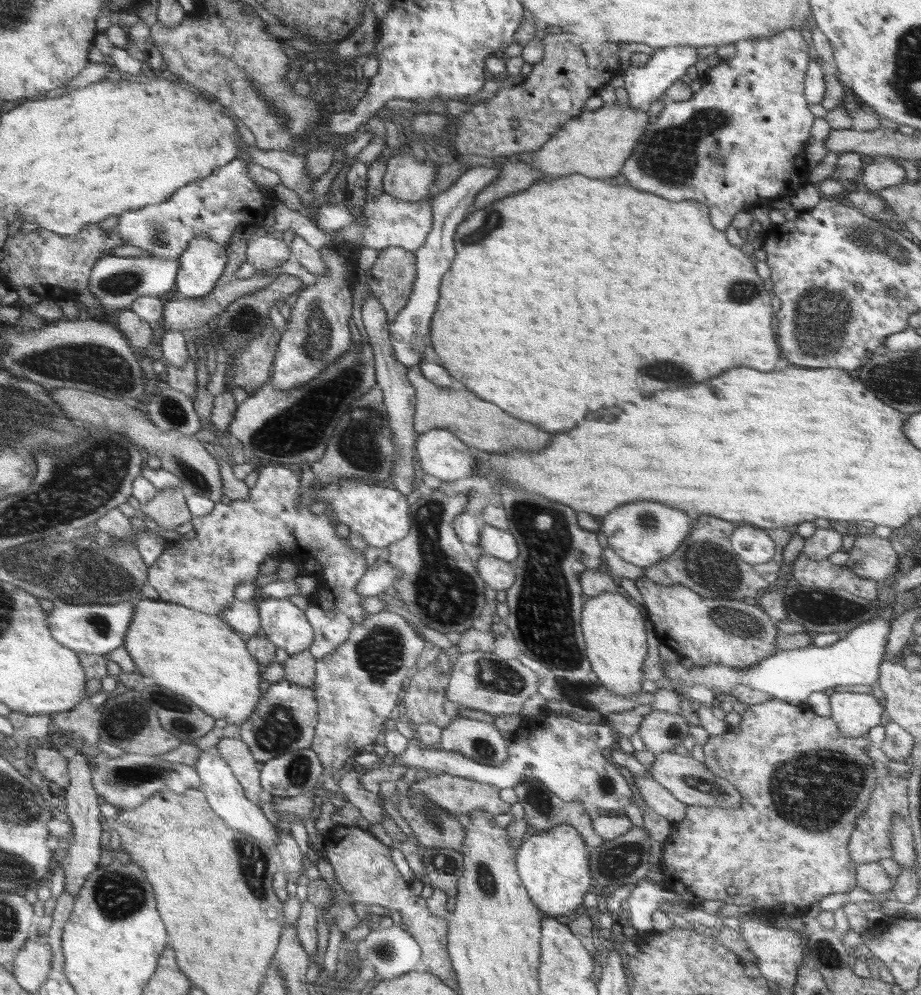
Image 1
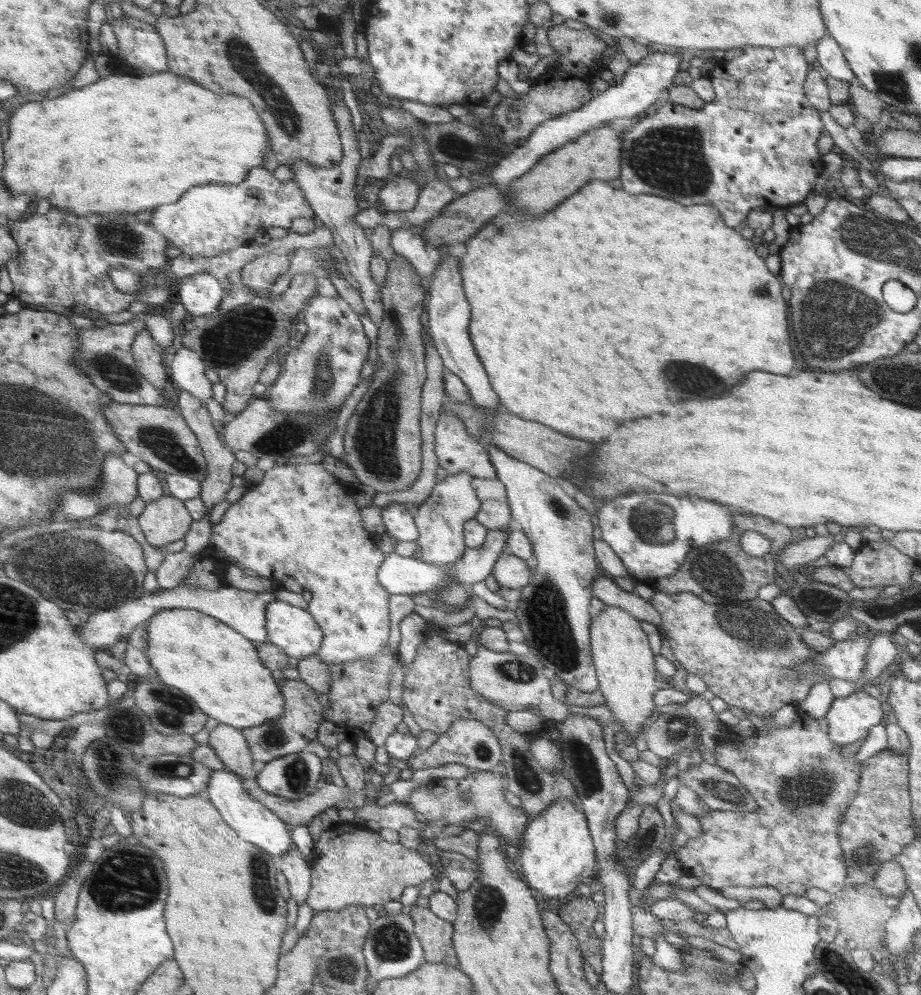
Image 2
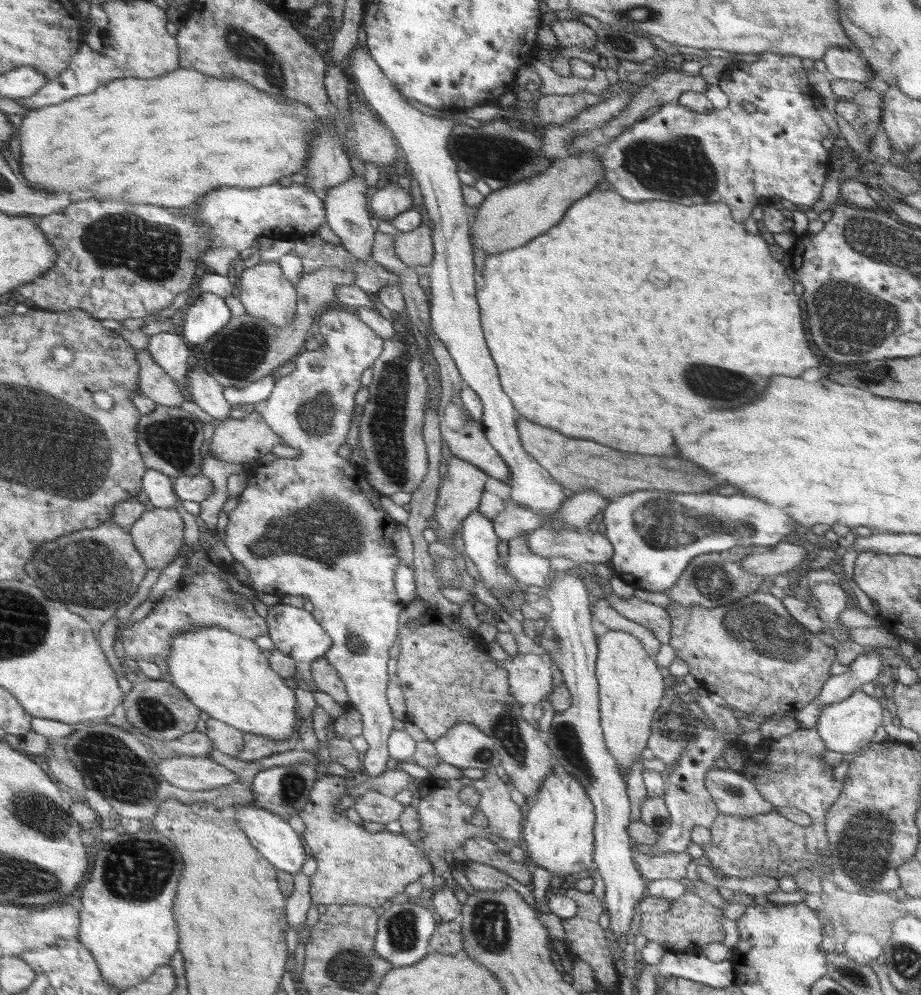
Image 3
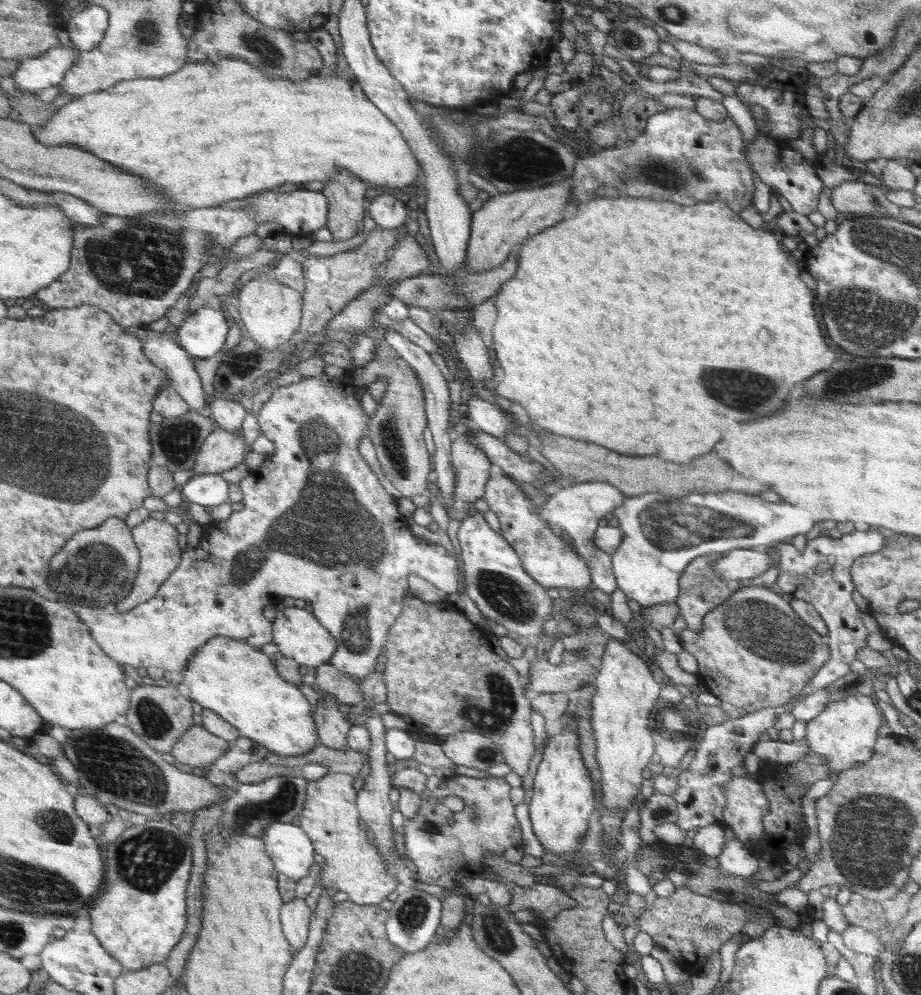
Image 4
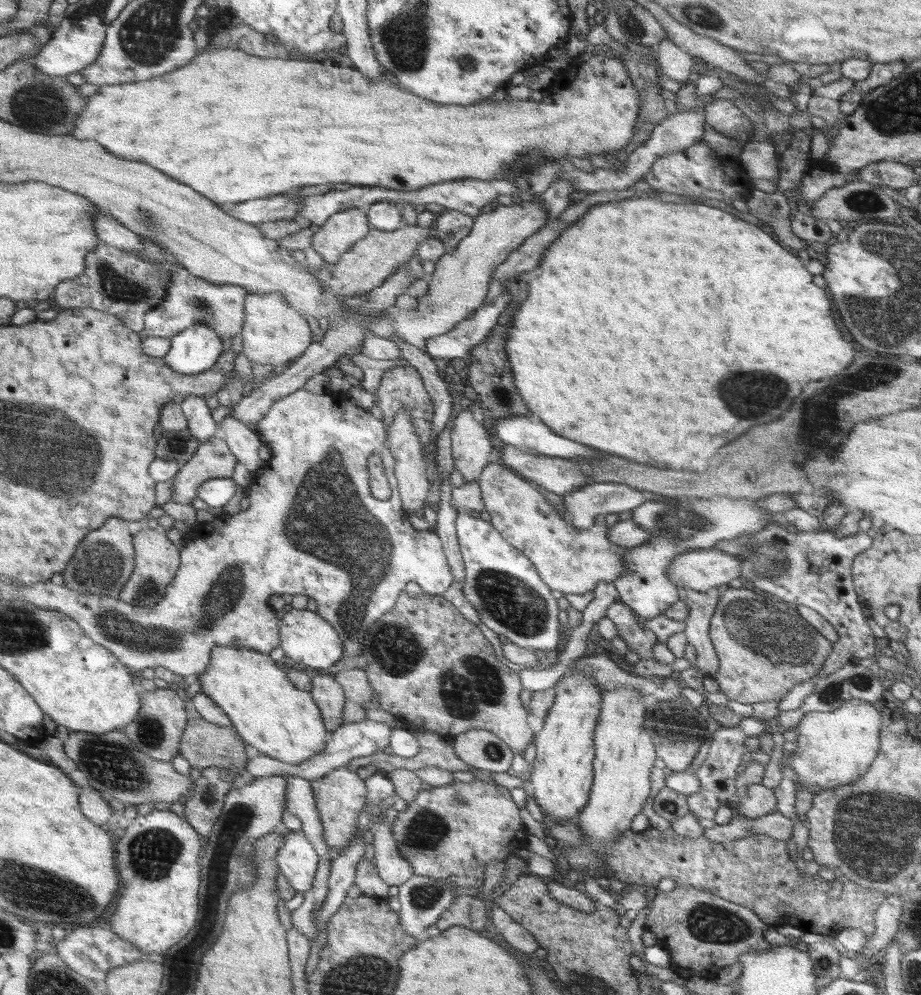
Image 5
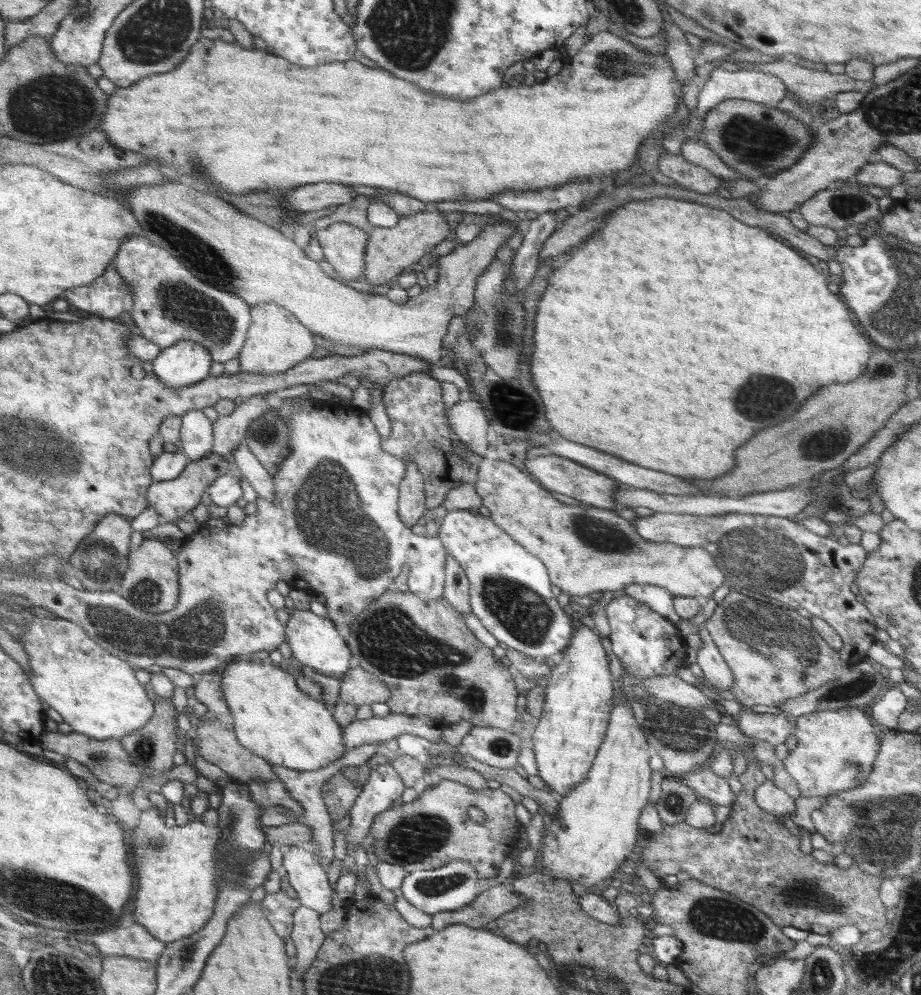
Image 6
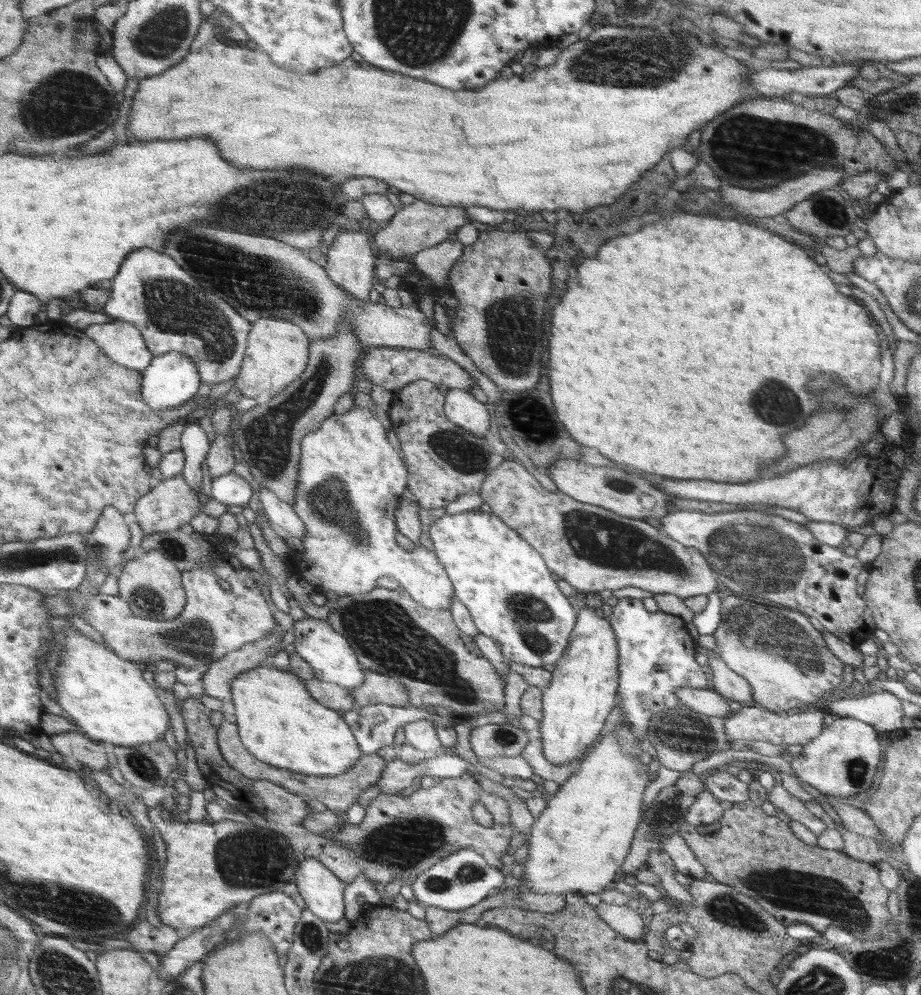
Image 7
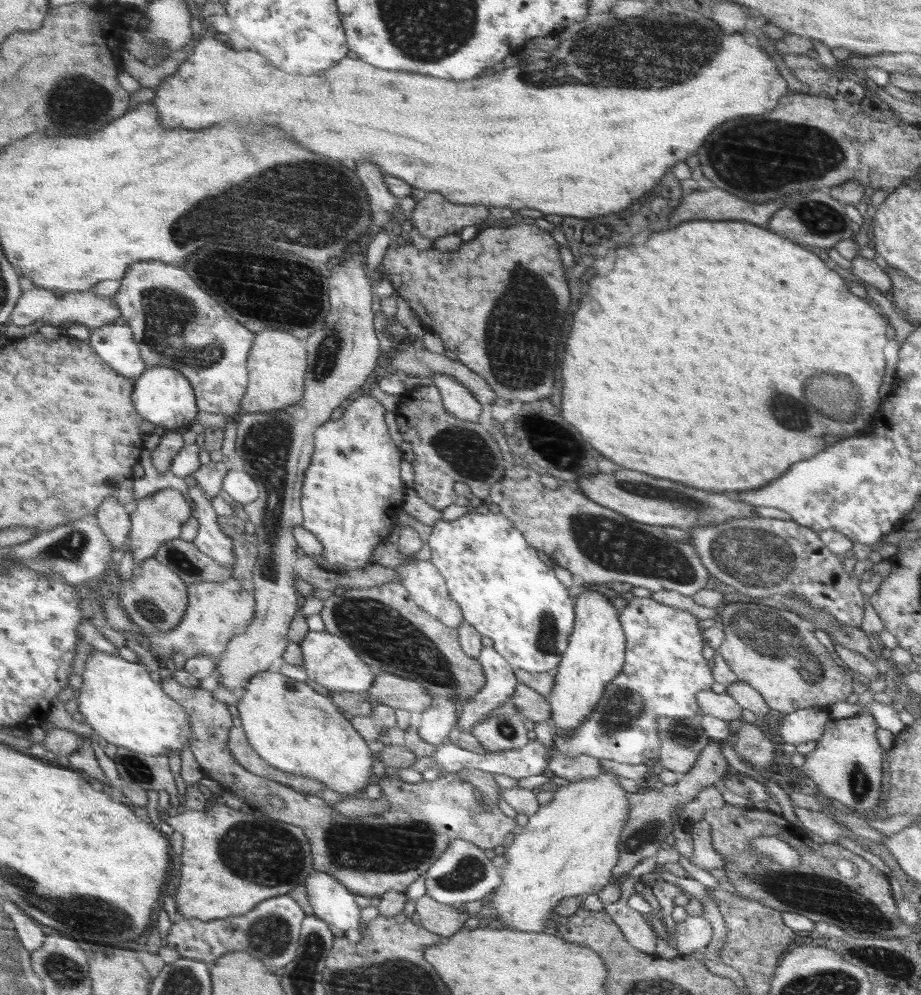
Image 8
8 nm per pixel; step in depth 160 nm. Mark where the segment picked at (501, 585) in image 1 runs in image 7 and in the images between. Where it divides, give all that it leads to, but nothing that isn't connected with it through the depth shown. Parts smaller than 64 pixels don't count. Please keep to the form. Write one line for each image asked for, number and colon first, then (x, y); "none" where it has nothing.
2: (510, 571)
3: (528, 568)
4: (548, 556)
5: (571, 560)
6: (587, 551)
7: (594, 549)

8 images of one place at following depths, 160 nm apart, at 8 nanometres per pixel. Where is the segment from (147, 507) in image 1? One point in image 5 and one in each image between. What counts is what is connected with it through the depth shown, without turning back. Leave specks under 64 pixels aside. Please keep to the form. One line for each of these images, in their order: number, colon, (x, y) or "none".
2: (165, 519)
3: (157, 533)
4: (157, 540)
5: (157, 560)

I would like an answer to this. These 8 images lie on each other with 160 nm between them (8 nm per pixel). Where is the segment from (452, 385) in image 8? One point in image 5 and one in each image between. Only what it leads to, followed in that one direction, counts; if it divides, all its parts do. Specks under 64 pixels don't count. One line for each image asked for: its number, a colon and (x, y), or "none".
5: (471, 443)
6: (468, 419)
7: (461, 407)

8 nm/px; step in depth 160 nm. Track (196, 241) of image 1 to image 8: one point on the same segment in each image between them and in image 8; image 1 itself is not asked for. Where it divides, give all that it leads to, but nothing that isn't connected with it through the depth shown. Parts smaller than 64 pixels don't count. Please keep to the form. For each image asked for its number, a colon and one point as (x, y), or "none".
2: (201, 294)
3: (207, 315)
4: (202, 334)
5: (195, 350)
6: (186, 363)
7: (170, 381)
8: (162, 396)

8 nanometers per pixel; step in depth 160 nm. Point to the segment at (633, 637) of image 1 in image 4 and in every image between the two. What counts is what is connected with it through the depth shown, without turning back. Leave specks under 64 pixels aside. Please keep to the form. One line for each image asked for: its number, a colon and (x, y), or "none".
2: (625, 664)
3: (631, 687)
4: (626, 690)

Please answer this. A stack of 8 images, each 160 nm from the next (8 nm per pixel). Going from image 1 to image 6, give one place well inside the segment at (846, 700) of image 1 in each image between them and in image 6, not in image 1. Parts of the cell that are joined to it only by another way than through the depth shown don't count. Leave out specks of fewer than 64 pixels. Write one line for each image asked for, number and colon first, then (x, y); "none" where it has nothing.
2: (850, 718)
3: (848, 726)
4: (845, 731)
5: (834, 748)
6: (835, 751)

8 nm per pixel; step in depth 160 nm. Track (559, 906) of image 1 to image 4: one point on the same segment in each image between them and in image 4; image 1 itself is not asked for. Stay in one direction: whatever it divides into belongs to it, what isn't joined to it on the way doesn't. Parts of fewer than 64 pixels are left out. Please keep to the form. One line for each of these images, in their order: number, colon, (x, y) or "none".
2: (556, 854)
3: (558, 831)
4: (563, 799)

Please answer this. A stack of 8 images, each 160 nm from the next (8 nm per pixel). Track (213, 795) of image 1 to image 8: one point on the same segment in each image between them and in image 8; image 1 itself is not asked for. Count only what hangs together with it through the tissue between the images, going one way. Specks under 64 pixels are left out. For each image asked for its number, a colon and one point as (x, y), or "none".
2: (252, 822)
3: (270, 834)
4: (291, 849)
5: (298, 860)
6: (307, 877)
7: (323, 891)
8: (331, 901)

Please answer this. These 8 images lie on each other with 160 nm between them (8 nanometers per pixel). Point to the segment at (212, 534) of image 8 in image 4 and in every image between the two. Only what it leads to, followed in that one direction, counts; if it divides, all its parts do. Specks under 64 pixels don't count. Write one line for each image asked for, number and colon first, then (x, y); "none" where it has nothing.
4: (164, 352)
5: (198, 416)
6: (196, 434)
7: (194, 442)

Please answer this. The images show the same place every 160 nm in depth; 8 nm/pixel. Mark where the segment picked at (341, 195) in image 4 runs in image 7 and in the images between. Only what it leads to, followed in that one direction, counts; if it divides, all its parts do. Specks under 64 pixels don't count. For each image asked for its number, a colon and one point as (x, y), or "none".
5: (343, 230)
6: (343, 244)
7: (350, 263)

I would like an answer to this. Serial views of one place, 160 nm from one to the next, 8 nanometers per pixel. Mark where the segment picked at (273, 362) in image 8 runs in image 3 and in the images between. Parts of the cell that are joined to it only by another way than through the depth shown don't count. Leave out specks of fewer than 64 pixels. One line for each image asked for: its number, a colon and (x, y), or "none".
3: (266, 293)
4: (270, 311)
5: (274, 333)
6: (276, 341)
7: (277, 354)

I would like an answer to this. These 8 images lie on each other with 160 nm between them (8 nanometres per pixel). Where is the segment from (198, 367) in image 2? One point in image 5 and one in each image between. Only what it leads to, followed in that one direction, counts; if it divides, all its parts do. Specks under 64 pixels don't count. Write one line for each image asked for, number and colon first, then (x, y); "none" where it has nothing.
3: (201, 388)
4: (228, 414)
5: (244, 443)

